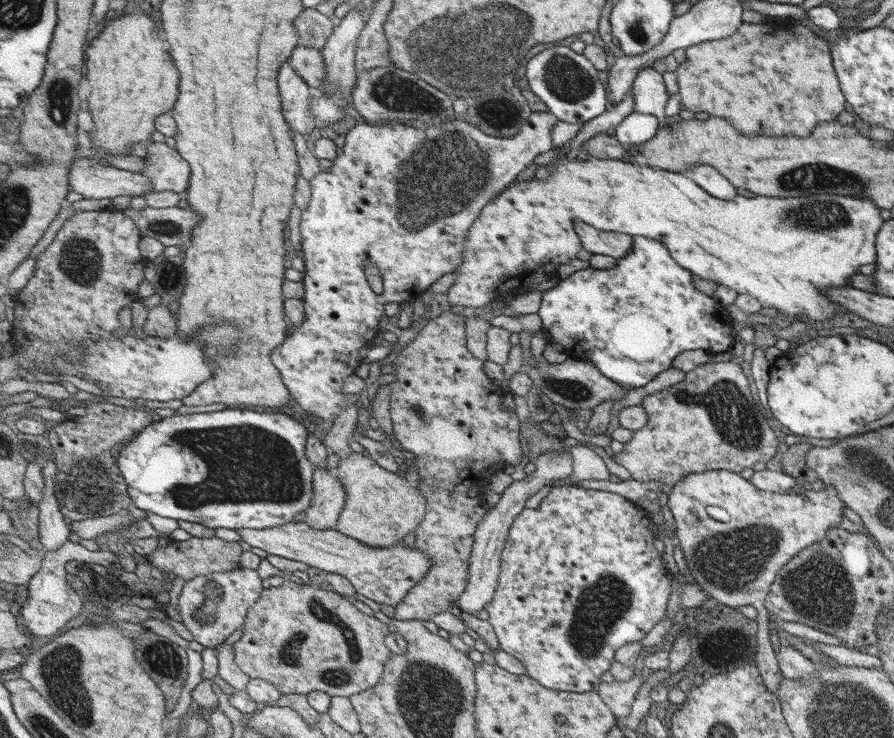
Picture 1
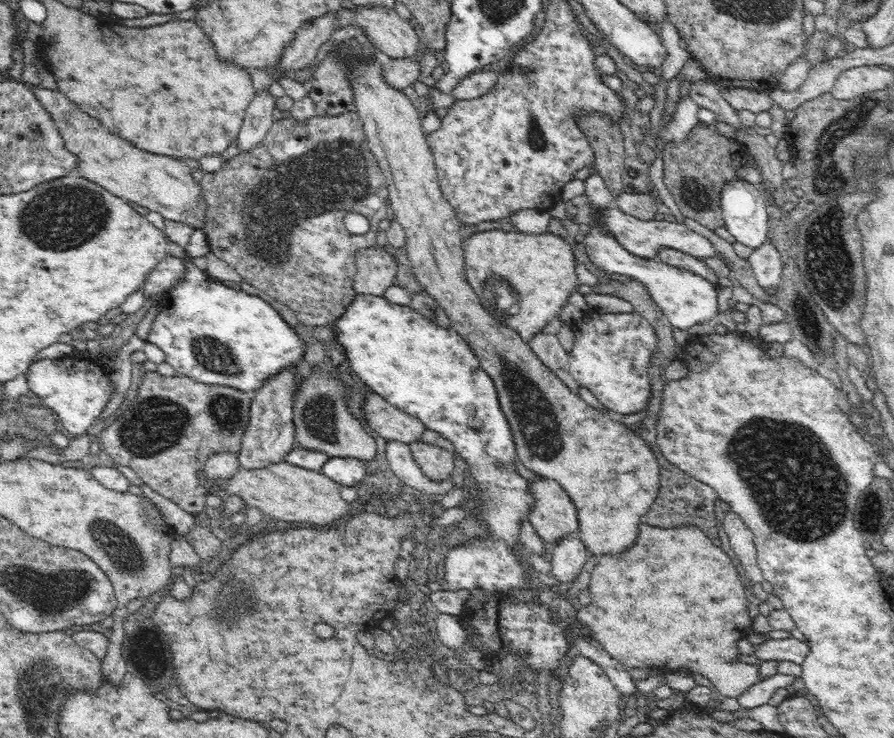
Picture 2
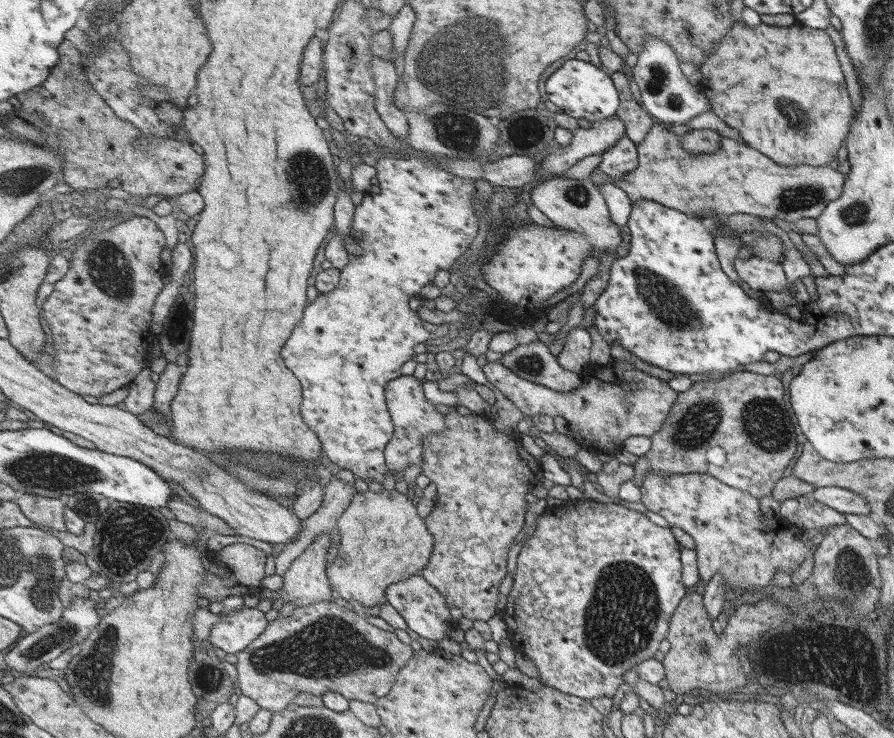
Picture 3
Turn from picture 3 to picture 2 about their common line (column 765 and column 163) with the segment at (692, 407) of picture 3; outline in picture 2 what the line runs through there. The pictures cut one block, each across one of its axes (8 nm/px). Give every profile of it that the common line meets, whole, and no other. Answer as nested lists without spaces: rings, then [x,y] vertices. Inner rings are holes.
[[[158,371],[150,372],[142,380],[138,400],[128,400],[124,404],[126,416],[102,432],[104,450],[120,465],[136,471],[159,495],[170,498],[180,508],[197,515],[205,510],[208,494],[194,476],[206,464],[208,454],[239,452],[244,428],[249,424],[251,397],[247,392],[216,384],[202,384],[182,374],[164,376]]]

